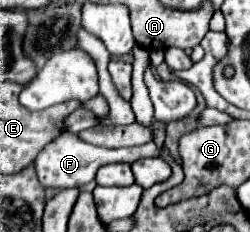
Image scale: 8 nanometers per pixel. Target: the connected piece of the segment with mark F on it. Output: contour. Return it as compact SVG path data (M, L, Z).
M62 132L54 142L50 142L38 156L36 156L36 174L38 180L48 188L76 188L82 184L88 184L94 180L96 172L100 166L104 164L112 164L112 162L128 162L132 164L134 160L140 160L144 156L158 156L160 150L156 148L154 142L146 144L146 146L138 146L138 148L100 148L100 146L92 146L88 142L84 142L82 138L78 138L78 134L72 132Z

